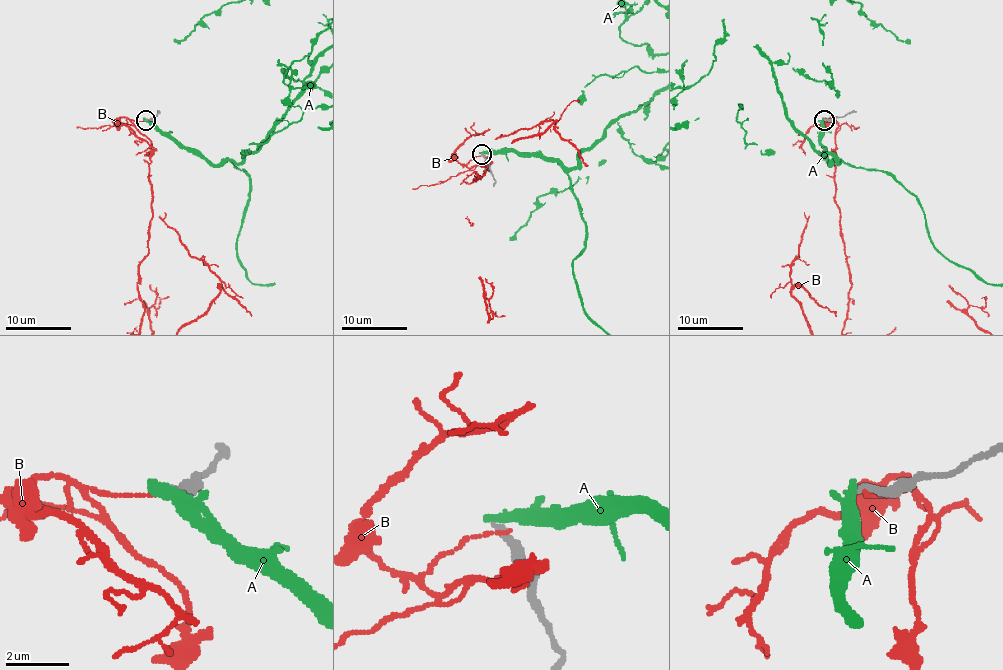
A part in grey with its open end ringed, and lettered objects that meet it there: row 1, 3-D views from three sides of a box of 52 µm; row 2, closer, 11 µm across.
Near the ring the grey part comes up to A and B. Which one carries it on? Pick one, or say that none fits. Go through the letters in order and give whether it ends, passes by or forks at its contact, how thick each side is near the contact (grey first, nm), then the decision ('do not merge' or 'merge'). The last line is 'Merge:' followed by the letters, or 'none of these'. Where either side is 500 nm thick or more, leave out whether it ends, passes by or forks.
A: it ends; calibres 240 and 400 nm; do not merge
B: it ends; calibres 300 and 100 nm; do not merge
Merge: none of these

